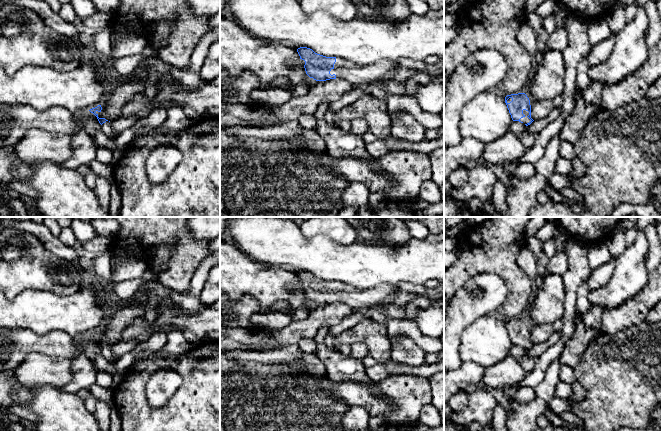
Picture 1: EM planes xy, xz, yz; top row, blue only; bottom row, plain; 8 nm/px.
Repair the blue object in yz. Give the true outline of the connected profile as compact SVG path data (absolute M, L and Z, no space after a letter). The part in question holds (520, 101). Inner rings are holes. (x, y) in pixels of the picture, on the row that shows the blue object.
M525 93L507 95L505 103L513 121L523 122L526 126L534 121L531 118L530 100Z

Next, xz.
M307 47L295 48L300 59L290 64L300 64L306 74L316 81L344 79L349 83L362 84L378 80L393 79L398 65L396 61L382 60L369 67L363 67L336 57L326 57Z

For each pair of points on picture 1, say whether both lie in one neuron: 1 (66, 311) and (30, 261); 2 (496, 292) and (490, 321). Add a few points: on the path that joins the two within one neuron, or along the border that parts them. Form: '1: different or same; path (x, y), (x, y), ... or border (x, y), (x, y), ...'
1: different; border (29, 288), (63, 295), (70, 295), (76, 291)
2: different; border (492, 313), (480, 316), (471, 324)

